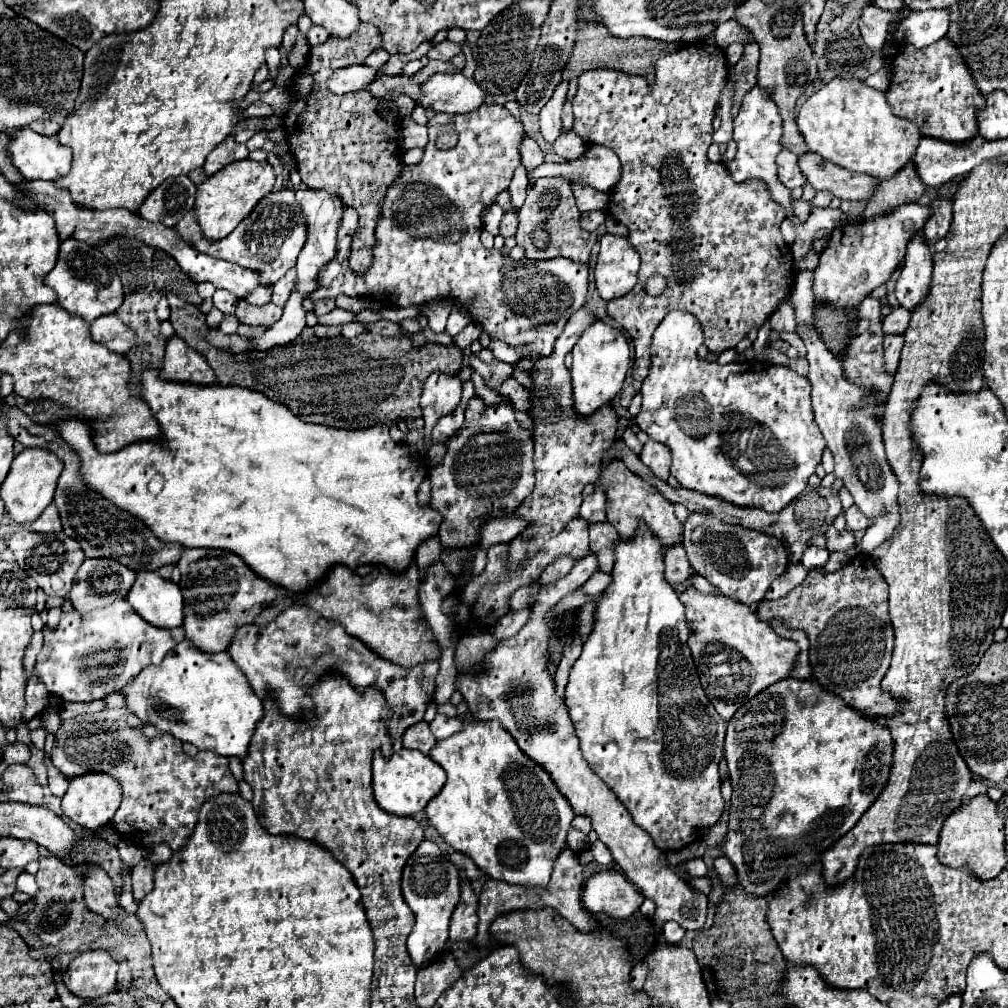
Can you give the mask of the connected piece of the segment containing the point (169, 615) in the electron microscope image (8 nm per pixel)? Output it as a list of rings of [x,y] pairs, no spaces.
[[[141,572],[127,594],[133,610],[157,628],[183,626],[183,596],[175,582],[161,578],[157,572]]]

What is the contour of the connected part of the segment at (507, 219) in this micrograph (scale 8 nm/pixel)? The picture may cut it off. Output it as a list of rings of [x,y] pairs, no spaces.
[[[505,212],[503,220],[499,224],[499,234],[503,238],[507,238],[507,236],[513,236],[515,230],[517,230],[517,214],[515,212]]]

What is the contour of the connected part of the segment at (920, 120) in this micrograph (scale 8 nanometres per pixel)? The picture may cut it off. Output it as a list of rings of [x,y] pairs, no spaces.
[[[947,36],[925,48],[901,44],[891,68],[893,78],[891,88],[887,90],[887,102],[895,116],[913,120],[921,128],[923,136],[947,142],[967,142],[977,134],[975,108],[985,104],[985,96],[973,88],[973,76],[969,76],[969,68],[965,68],[961,52],[957,52],[957,46]]]

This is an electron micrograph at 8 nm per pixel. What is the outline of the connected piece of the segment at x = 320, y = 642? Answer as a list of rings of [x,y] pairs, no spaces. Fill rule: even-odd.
[[[291,606],[283,610],[271,624],[255,626],[245,624],[235,630],[235,636],[227,648],[235,664],[243,670],[249,686],[259,698],[265,698],[273,690],[281,712],[287,716],[301,716],[301,712],[311,712],[309,706],[309,684],[317,680],[327,670],[337,670],[353,680],[357,690],[367,686],[377,686],[385,692],[387,702],[393,708],[393,728],[389,722],[389,734],[393,742],[401,738],[405,728],[423,720],[425,708],[435,692],[435,678],[439,674],[439,662],[427,660],[413,668],[403,668],[377,656],[359,638],[353,638],[337,622],[325,620],[319,612],[305,606]]]

